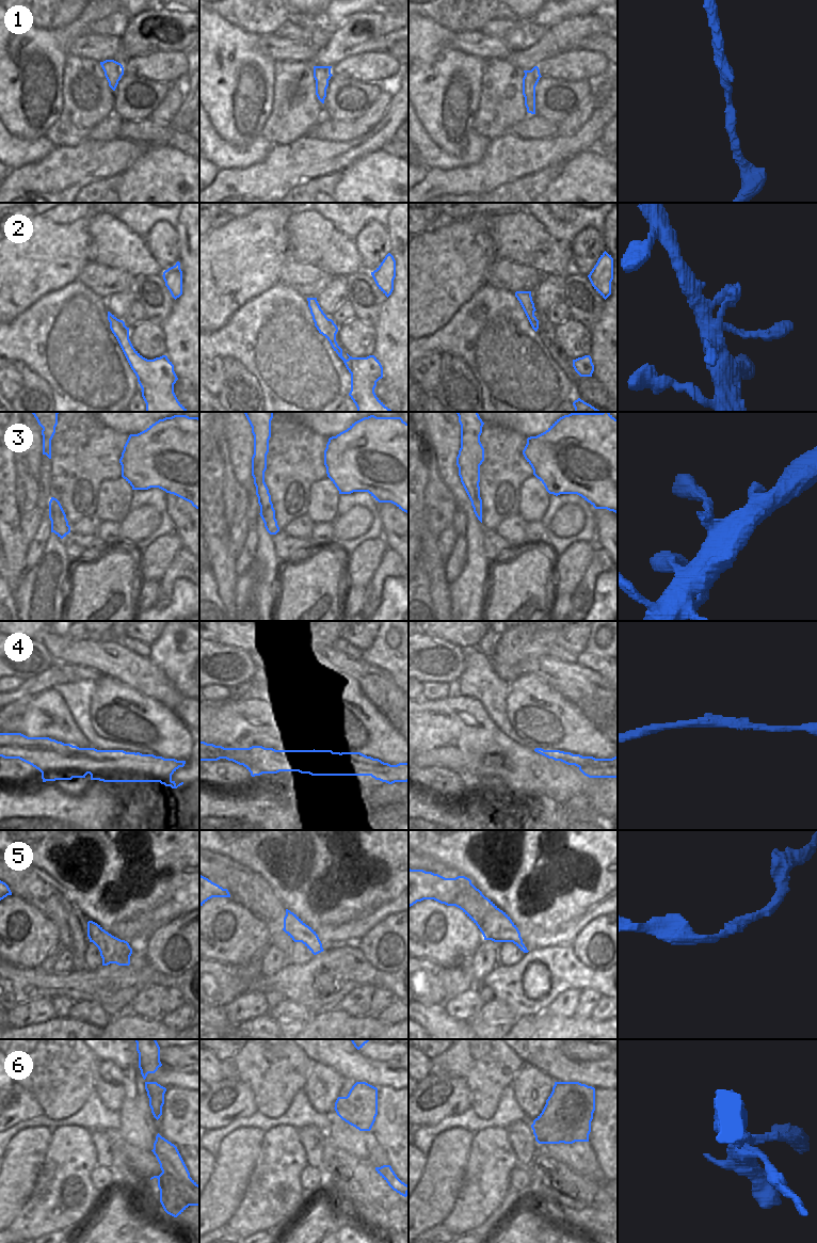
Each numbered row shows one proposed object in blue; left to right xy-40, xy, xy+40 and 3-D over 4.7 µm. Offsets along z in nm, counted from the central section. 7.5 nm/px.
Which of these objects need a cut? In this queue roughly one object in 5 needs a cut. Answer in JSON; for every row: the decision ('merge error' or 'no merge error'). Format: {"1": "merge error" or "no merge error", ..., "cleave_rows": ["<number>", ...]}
{"1": "no merge error", "2": "no merge error", "3": "no merge error", "4": "no merge error", "5": "no merge error", "6": "merge error", "cleave_rows": ["6"]}

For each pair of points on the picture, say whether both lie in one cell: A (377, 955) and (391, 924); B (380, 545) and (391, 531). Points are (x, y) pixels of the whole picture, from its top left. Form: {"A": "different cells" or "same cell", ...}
{"A": "same cell", "B": "different cells"}

